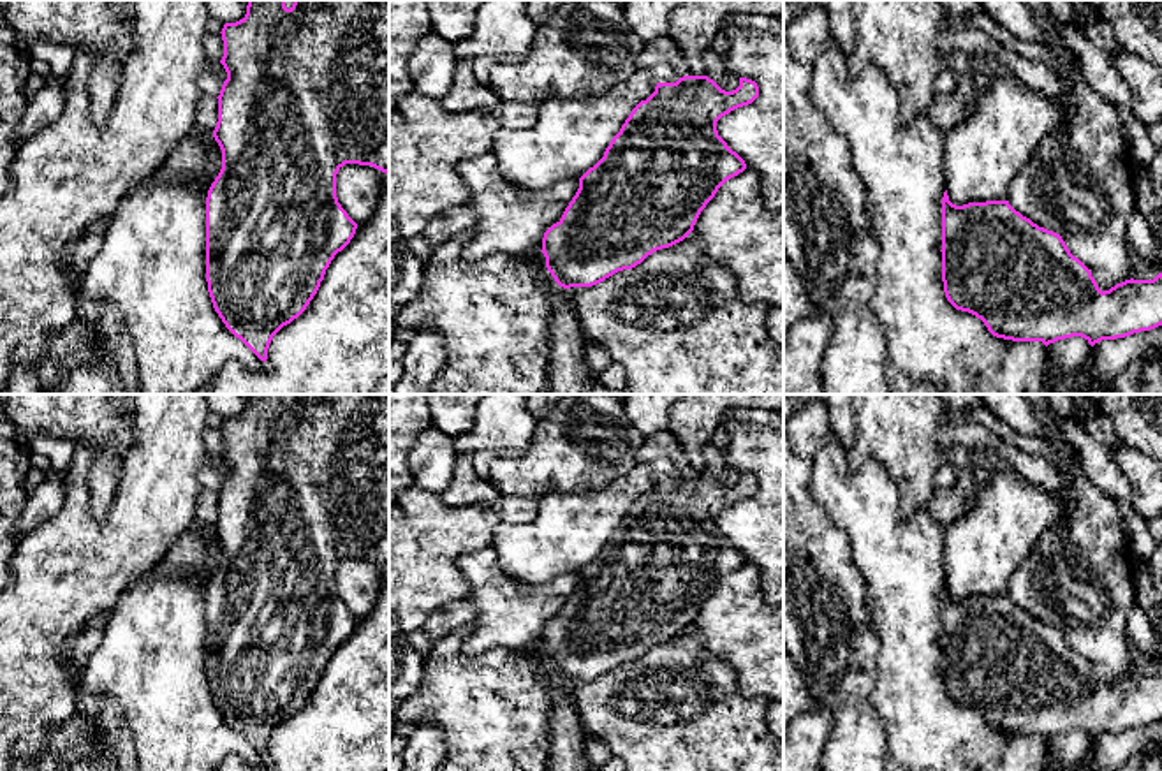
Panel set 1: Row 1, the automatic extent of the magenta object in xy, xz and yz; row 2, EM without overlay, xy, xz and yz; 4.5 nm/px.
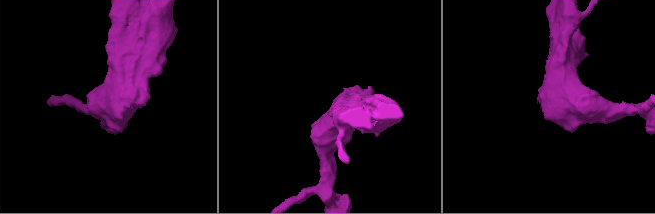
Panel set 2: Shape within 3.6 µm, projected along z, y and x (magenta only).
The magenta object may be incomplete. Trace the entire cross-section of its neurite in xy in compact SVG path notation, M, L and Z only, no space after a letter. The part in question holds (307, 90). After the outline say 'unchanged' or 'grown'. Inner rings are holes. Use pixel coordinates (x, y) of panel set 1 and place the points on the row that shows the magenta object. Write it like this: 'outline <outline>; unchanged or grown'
outline M248 0L246 14L236 23L225 23L222 28L224 56L220 63L227 72L227 79L222 84L218 99L218 121L213 130L213 137L222 150L222 169L215 181L211 183L206 197L206 282L208 292L215 312L225 324L225 327L239 338L261 361L266 363L268 349L273 336L294 319L298 319L313 296L317 294L320 282L324 280L326 269L338 252L342 252L356 234L357 224L347 215L336 197L336 174L345 164L371 165L386 174L389 174L389 0L294 0L292 7L285 7L287 0Z; unchanged

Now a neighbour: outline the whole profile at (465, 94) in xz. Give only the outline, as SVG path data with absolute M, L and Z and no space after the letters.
M461 58L456 63L452 86L440 102L449 111L491 109L500 97L488 84L477 81L474 60Z

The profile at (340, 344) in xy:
M389 174L371 218L357 225L350 243L335 255L306 310L273 336L266 366L261 371L248 371L241 364L231 363L199 394L389 394Z

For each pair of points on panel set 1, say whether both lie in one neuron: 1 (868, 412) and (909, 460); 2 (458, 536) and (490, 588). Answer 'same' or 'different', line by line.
1: same
2: different

